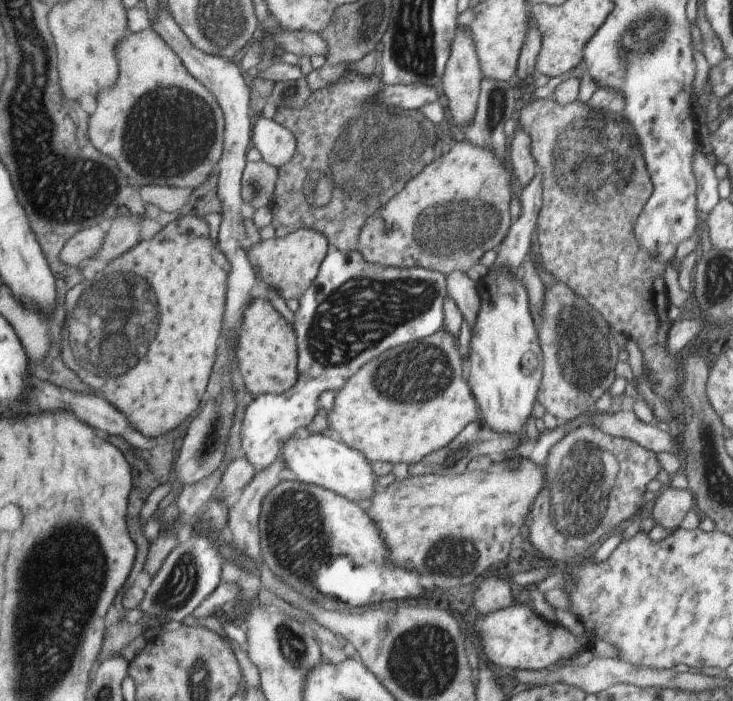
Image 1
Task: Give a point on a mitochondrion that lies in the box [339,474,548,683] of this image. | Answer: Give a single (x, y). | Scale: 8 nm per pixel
(443, 558)

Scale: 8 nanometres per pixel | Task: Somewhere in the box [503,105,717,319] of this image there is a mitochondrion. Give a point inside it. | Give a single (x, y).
(588, 163)

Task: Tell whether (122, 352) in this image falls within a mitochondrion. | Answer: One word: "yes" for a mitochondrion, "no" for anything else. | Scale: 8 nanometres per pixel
yes

